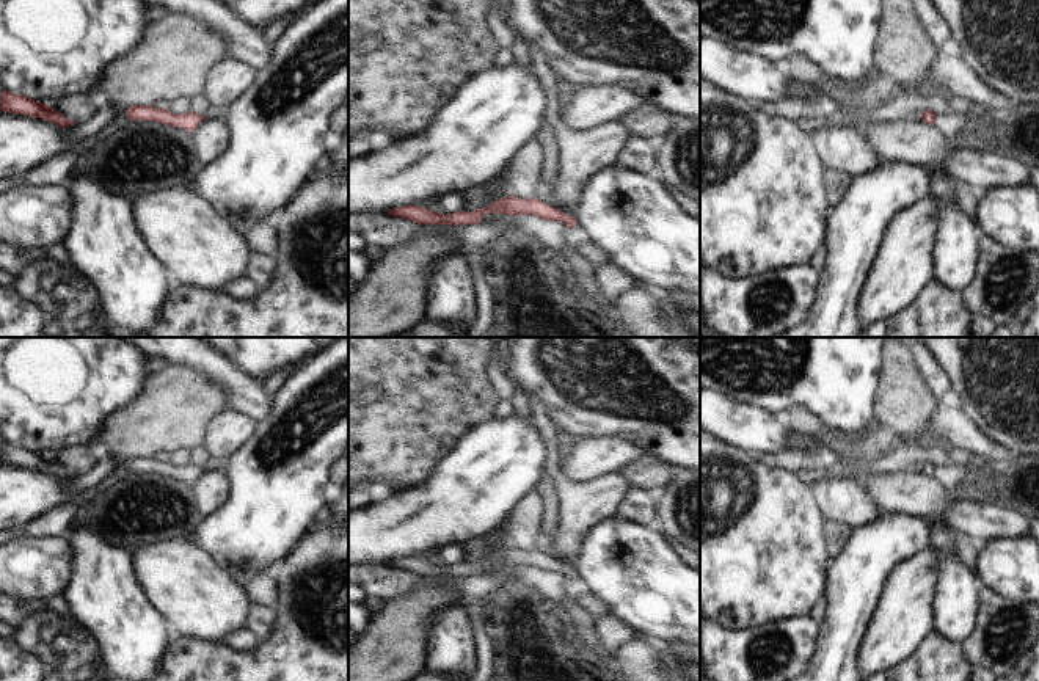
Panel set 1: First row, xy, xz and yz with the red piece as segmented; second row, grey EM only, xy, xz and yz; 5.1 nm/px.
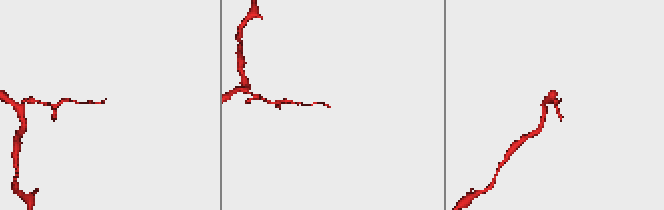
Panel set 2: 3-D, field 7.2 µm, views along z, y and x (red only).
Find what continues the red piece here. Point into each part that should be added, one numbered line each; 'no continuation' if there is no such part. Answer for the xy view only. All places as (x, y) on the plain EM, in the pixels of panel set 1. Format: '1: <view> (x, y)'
no continuation

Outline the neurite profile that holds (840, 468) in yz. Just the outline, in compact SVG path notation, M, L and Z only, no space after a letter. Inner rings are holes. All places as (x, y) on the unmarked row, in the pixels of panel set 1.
M837 461L835 464L824 468L824 469L805 469L799 471L797 475L807 482L811 483L824 475L841 475L849 477L854 471L857 471L859 466L849 464L846 461Z

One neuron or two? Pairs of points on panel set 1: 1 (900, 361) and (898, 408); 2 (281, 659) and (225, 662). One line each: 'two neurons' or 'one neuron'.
1: one neuron
2: one neuron

